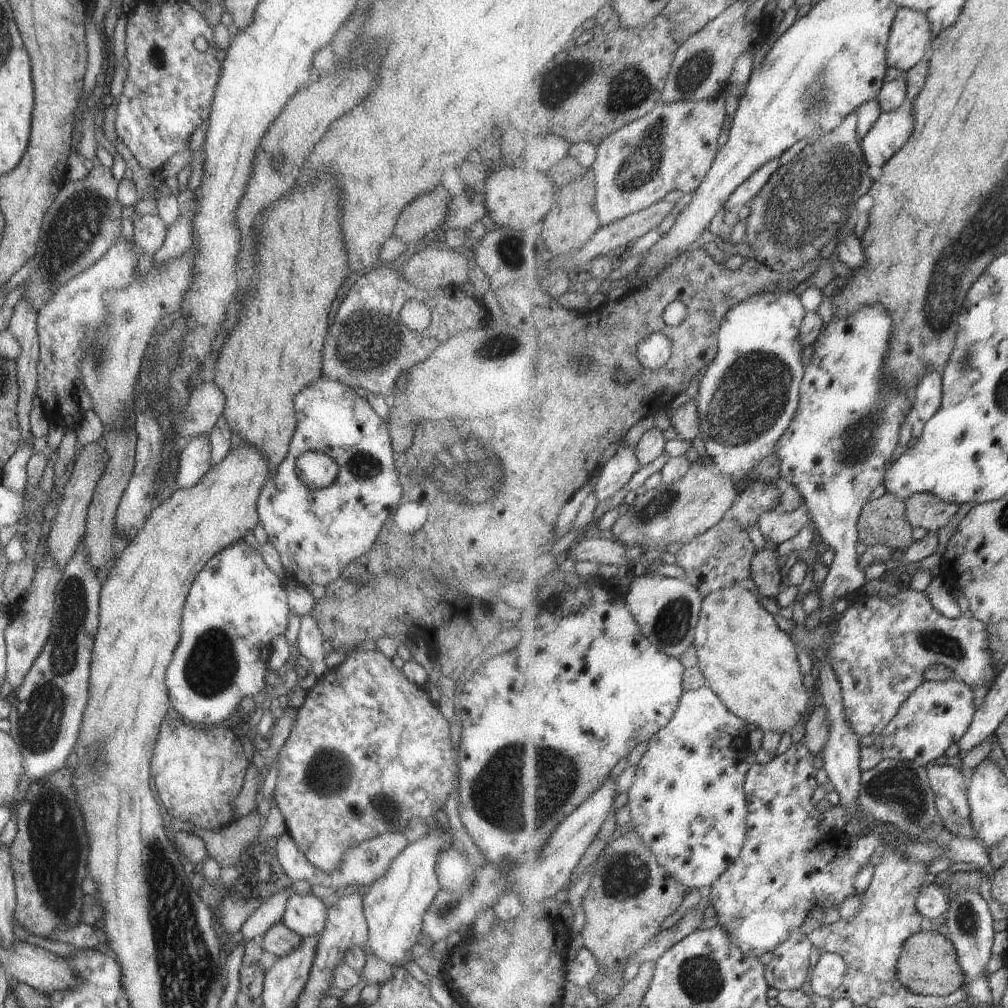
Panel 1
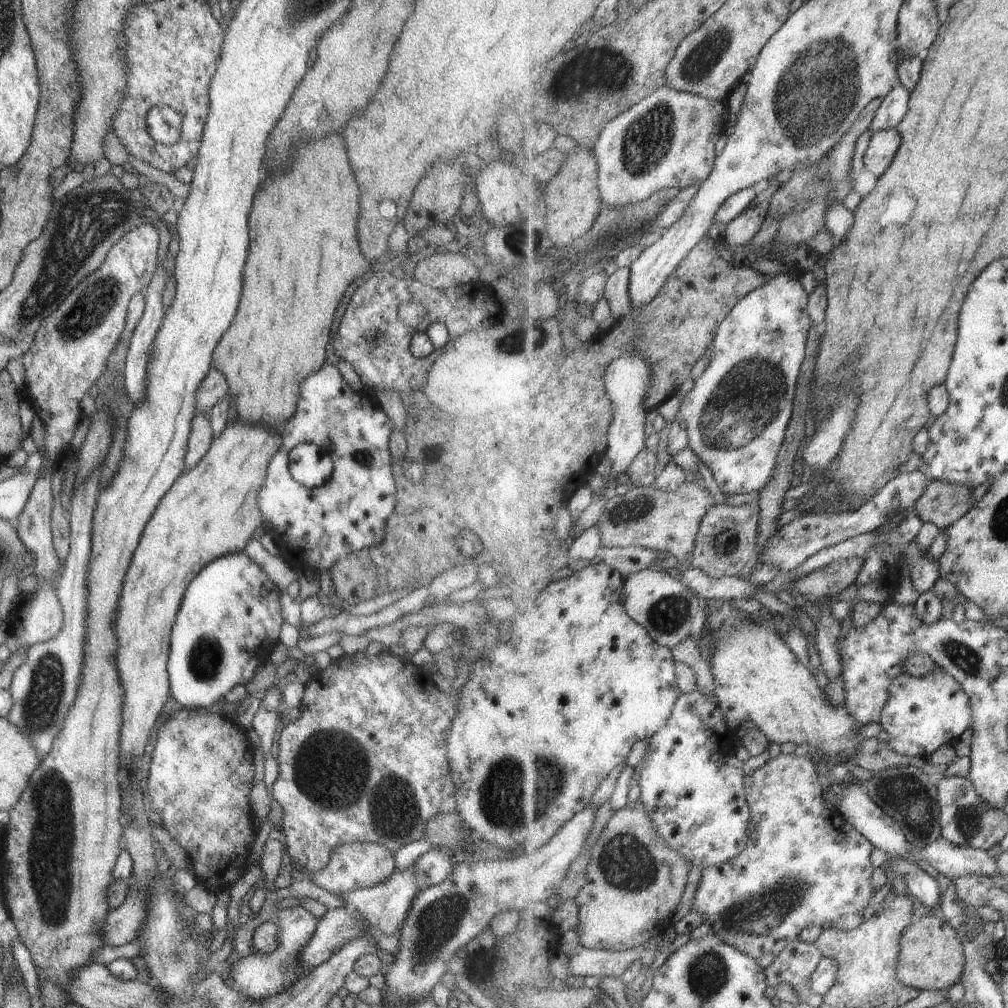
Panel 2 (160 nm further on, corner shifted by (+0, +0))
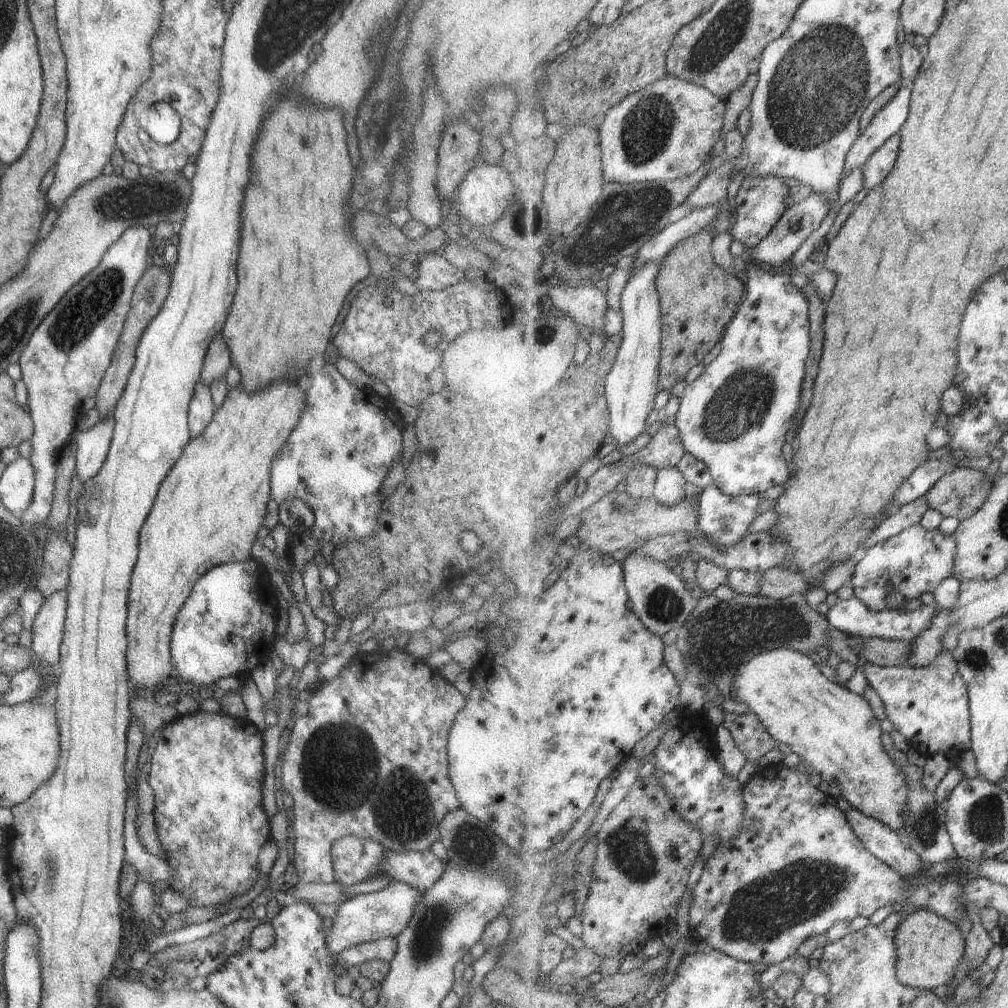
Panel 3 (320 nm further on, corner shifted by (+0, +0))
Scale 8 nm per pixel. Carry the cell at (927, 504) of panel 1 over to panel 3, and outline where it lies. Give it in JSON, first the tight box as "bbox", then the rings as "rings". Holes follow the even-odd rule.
{"bbox":[925,468,1001,521],"rings":[[[957,468],[954,472],[943,476],[929,492],[925,498],[929,502],[929,508],[937,510],[941,516],[957,518],[959,521],[972,518],[983,509],[983,504],[990,498],[991,490],[995,486],[995,477],[1001,475],[997,473],[994,477],[987,476],[981,470],[972,470],[971,468]]]}

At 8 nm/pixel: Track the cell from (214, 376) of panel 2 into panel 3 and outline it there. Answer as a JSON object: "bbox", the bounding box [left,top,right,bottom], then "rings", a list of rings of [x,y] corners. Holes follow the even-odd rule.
{"bbox":[200,334,230,386],"rings":[[[220,334],[211,339],[202,361],[200,383],[210,386],[211,381],[214,381],[221,375],[225,376],[225,372],[230,364],[230,354]]]}

